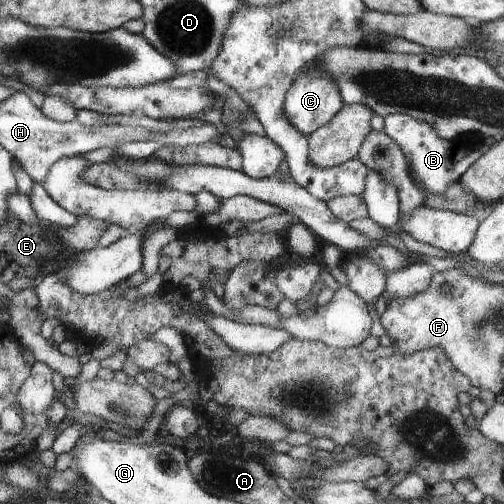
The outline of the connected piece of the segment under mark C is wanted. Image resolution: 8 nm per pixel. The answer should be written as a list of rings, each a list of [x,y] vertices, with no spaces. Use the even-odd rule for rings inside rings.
[[[309,62],[296,73],[289,90],[285,93],[285,100],[283,100],[285,120],[293,128],[297,128],[297,132],[301,132],[306,137],[325,122],[329,122],[329,118],[333,114],[337,114],[343,106],[341,96],[339,96],[339,88],[329,78],[329,74],[325,74],[321,70],[311,70],[307,66],[309,66]]]

